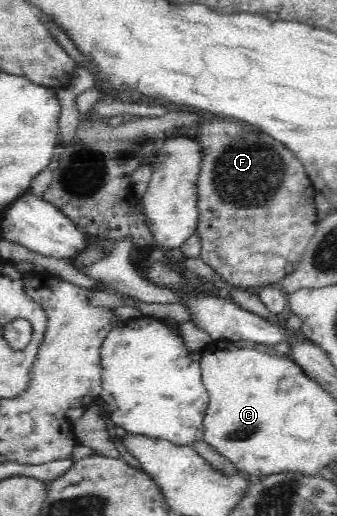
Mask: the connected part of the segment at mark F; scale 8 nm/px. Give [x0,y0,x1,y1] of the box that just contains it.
[194,121,319,288]

